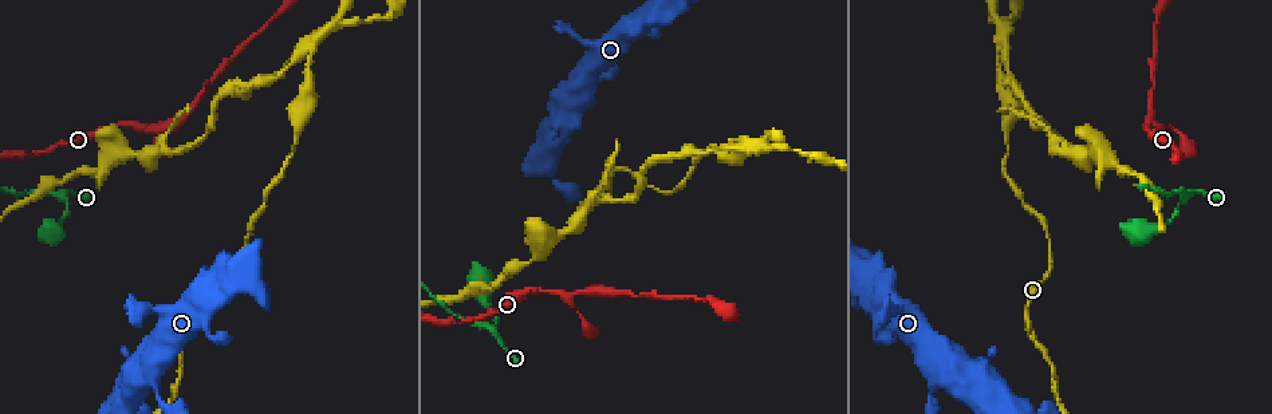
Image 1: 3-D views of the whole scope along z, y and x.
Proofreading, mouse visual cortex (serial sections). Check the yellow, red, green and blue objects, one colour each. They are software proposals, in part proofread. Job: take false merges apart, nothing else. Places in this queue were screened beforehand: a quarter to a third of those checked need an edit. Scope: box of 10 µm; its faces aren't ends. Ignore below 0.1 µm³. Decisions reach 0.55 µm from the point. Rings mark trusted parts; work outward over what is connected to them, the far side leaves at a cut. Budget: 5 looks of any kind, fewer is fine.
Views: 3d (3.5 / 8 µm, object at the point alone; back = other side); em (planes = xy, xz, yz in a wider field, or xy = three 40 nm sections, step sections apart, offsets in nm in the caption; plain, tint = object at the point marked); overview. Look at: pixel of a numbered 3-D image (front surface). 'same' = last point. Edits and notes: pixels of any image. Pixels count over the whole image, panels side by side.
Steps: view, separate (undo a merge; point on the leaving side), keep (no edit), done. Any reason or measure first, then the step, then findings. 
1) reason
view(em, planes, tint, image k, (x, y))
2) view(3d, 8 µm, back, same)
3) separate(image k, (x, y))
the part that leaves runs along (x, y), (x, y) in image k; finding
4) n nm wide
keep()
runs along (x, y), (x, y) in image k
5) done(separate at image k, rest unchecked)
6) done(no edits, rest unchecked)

thin neck
view(3d, 3.5 µm, image 1, (248, 239))

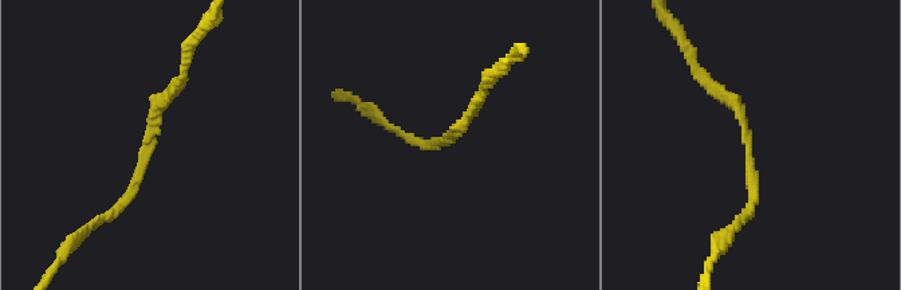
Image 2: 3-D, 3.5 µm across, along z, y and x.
view(em, xy, step 3, tint, image 2, (745, 147))

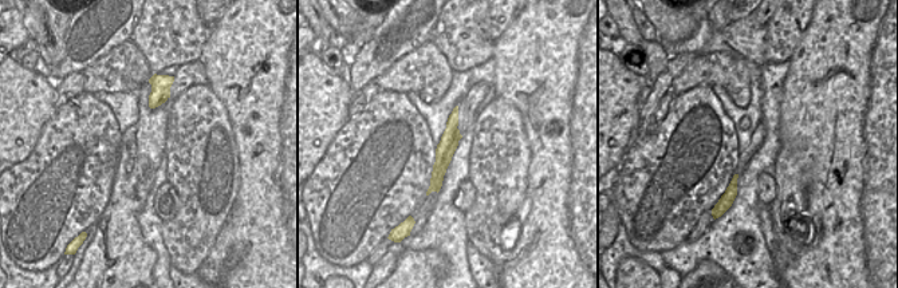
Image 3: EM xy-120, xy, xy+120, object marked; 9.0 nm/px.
keep()
continuous, no second cell

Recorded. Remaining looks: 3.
a fork
view(3d, 8 µm, image 1, (1002, 46))

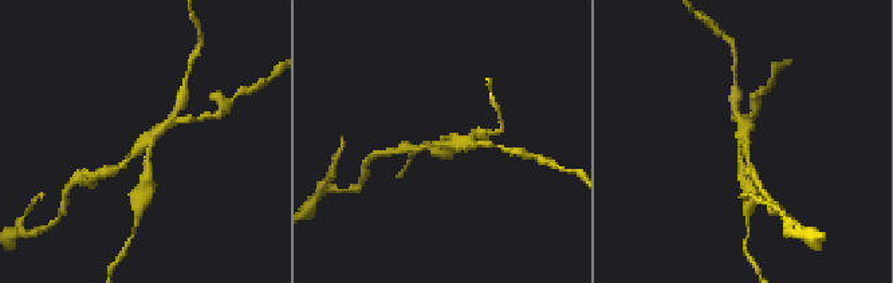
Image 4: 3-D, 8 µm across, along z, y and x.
view(3d, 3.5 µm, same)

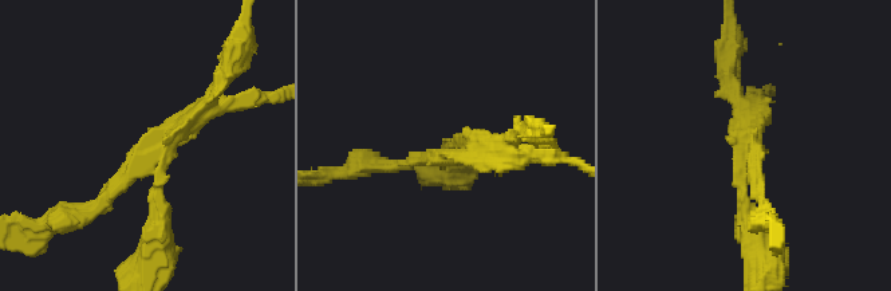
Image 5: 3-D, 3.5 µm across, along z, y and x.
3 arms; arms of 150, 250, 250 nm
separate(image 5, (562, 157))
the part that leaves runs along (158, 153), (138, 157), (89, 215), (59, 219) in image 5; two cells meet here

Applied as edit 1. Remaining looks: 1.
done(separate at image 5, rest unchecked)

